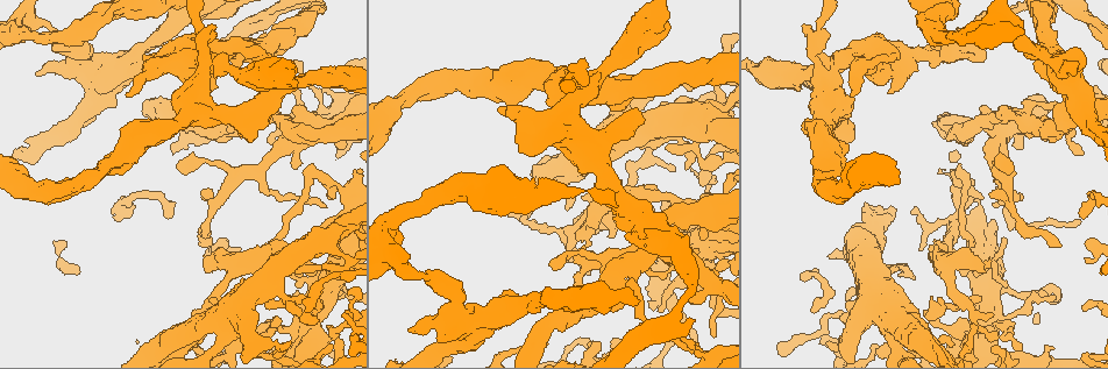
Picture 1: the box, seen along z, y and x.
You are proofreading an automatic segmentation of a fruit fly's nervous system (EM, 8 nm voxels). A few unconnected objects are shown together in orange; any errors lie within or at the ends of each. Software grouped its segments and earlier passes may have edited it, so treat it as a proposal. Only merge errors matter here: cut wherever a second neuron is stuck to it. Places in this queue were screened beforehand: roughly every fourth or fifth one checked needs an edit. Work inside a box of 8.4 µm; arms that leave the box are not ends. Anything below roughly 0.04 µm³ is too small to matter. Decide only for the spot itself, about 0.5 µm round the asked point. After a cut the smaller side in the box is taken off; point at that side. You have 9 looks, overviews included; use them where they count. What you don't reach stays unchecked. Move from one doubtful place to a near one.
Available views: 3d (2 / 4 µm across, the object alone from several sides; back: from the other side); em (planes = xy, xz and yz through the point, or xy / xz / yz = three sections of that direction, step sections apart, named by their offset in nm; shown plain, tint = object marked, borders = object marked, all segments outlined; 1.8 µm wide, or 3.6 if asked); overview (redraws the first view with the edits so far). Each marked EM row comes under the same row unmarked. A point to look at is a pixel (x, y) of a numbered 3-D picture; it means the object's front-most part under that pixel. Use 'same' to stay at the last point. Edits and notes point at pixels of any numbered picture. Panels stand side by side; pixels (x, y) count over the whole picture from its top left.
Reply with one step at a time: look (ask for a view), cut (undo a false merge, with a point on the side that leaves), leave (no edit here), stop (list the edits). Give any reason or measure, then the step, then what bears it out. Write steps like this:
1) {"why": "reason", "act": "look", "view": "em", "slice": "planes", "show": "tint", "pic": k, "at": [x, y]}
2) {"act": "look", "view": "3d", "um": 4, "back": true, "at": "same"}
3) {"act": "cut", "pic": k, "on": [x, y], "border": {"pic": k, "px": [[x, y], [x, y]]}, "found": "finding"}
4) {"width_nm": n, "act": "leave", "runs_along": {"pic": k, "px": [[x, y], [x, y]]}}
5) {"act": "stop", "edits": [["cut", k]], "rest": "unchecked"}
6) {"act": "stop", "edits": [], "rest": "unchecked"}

{"why": "arms part here", "act": "look", "view": "em", "slice": "planes", "show": "tint", "pic": 1, "at": [1026, 110]}

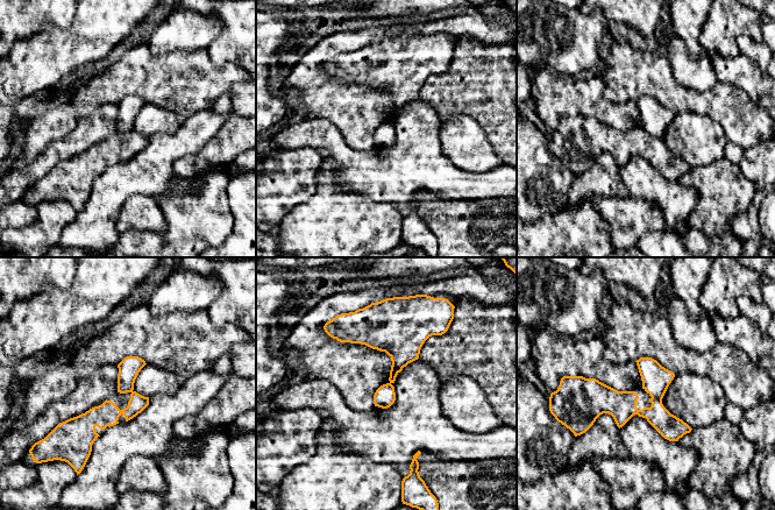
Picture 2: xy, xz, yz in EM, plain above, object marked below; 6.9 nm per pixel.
{"act": "cut", "pic": 2, "on": [621, 405], "found": "two neurons meet here"}

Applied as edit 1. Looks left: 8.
{"why": "four-way junction", "act": "look", "view": "em", "slice": "planes", "show": "tint", "pic": 1, "at": [227, 328]}

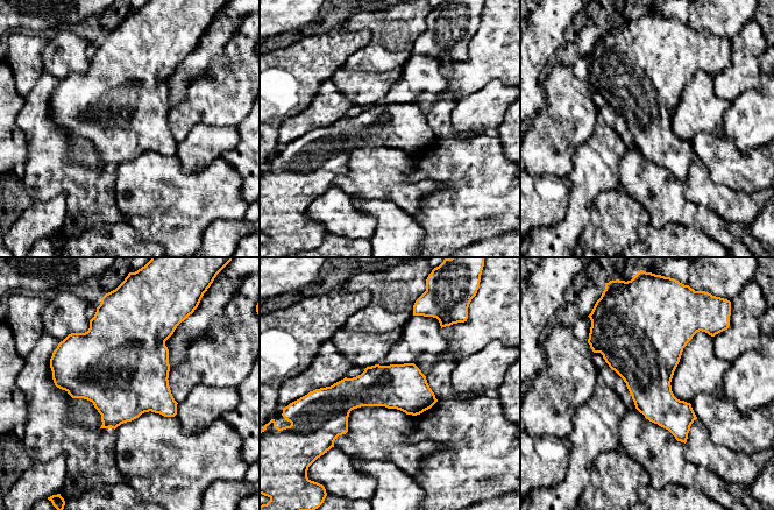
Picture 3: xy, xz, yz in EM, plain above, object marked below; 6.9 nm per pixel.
{"width_nm": 320, "act": "leave", "found": "one neuron here"}

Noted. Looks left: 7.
{"why": "thick turns thin", "act": "look", "view": "3d", "um": 4, "pic": 1, "at": [644, 194]}

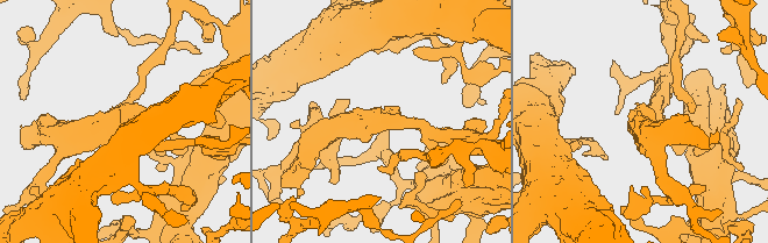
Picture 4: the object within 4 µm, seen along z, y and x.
{"arm_widths_nm": [220, 380], "act": "look", "view": "em", "slice": "yz", "step": 16, "show": "tint", "pic": 4, "at": [640, 120]}

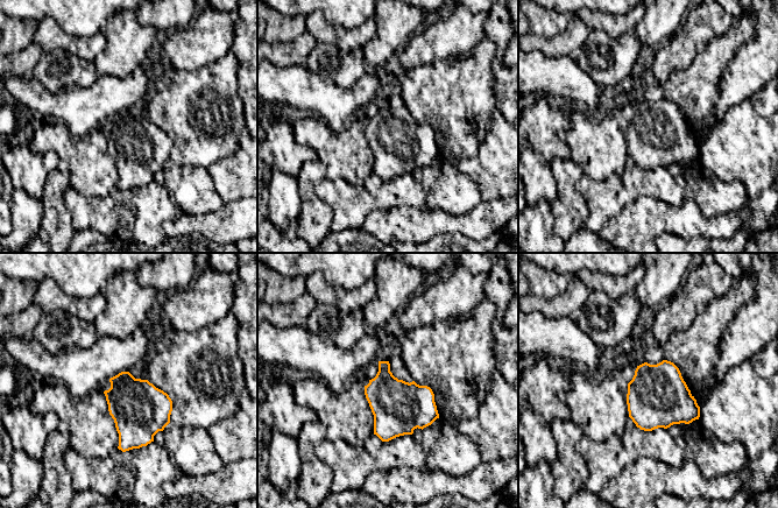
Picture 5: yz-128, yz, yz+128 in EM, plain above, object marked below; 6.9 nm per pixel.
{"act": "leave", "found": "all the same neuron"}

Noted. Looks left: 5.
{"why": "abrupt turn", "act": "look", "view": "em", "um": 3.6, "slice": "planes", "show": "tint", "pic": 1, "at": [996, 290]}

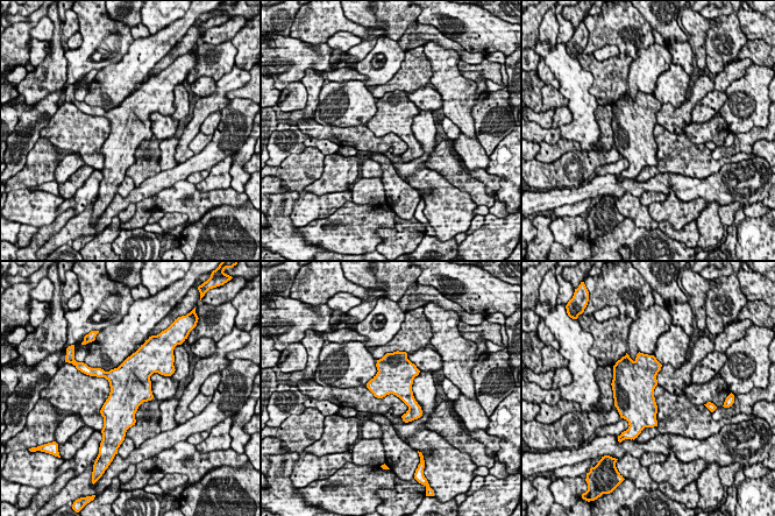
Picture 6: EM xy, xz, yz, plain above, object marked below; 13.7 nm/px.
{"act": "leave", "found": "all the same neuron"}

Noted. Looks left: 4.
{"act": "stop", "edits": [["cut", 2]], "rest": "unchecked"}

